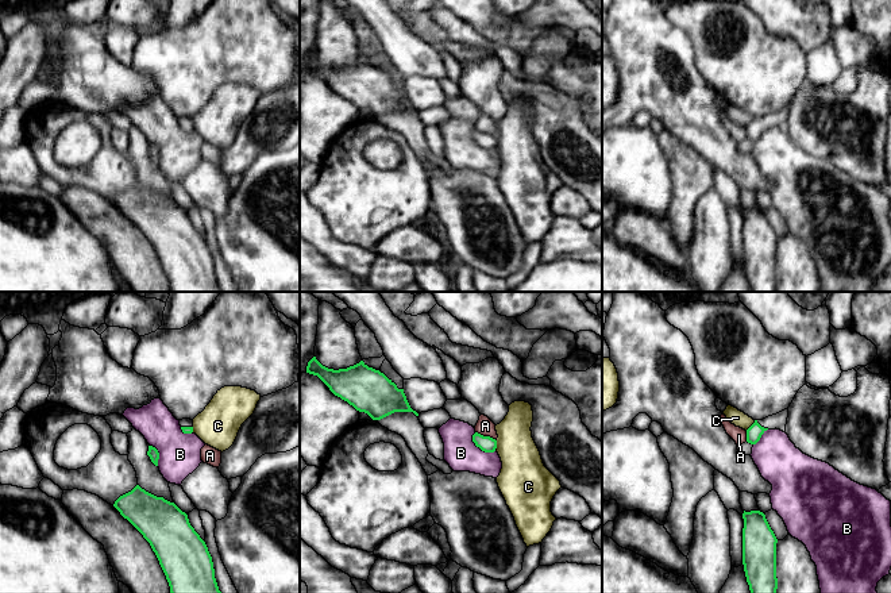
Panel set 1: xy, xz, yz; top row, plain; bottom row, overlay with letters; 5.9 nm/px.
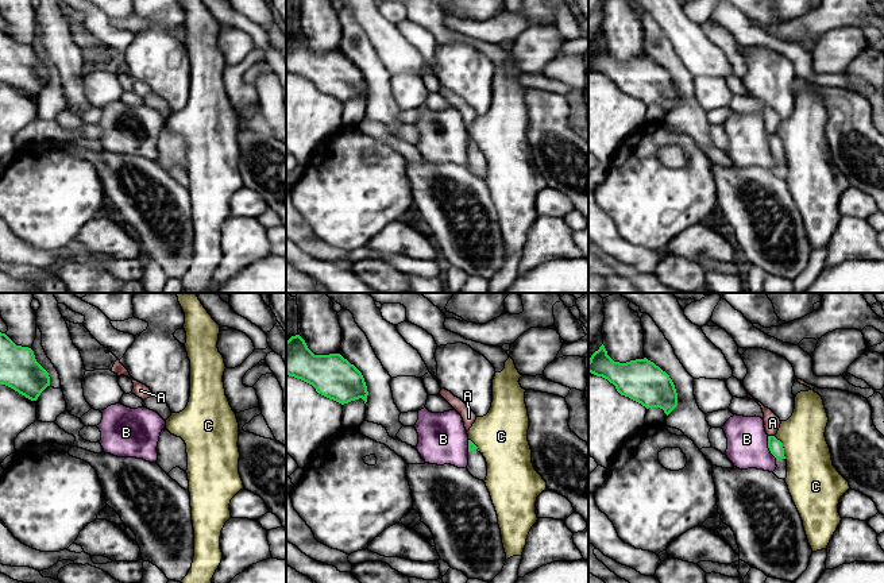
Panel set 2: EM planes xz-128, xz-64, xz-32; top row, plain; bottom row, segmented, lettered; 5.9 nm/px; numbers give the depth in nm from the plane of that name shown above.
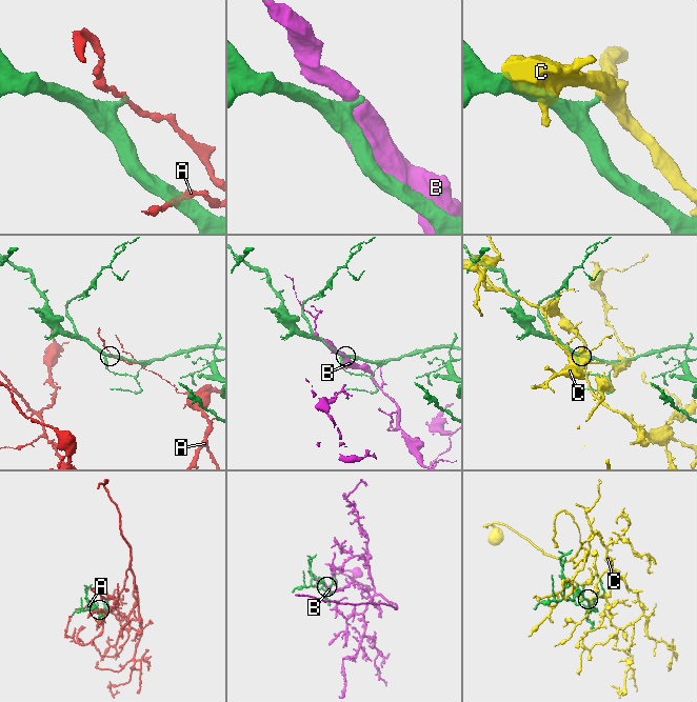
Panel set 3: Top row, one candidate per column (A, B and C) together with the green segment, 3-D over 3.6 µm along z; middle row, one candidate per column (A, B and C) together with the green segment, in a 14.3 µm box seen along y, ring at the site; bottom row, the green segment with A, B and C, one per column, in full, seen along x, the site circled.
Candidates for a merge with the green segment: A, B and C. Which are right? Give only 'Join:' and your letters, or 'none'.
Join: none

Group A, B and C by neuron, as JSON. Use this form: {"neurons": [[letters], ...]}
{"neurons": [["A"], ["B"], ["C"]]}

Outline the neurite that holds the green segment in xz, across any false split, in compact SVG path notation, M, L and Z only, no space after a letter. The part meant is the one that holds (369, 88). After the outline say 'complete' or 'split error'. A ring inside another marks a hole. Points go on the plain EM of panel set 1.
M313 54L308 59L306 70L317 73L335 93L347 99L356 108L367 111L373 118L381 118L394 109L413 109L418 113L418 111L410 105L404 86L398 86L383 70L369 65L363 58L347 66L333 68L323 63L316 54Z; complete

